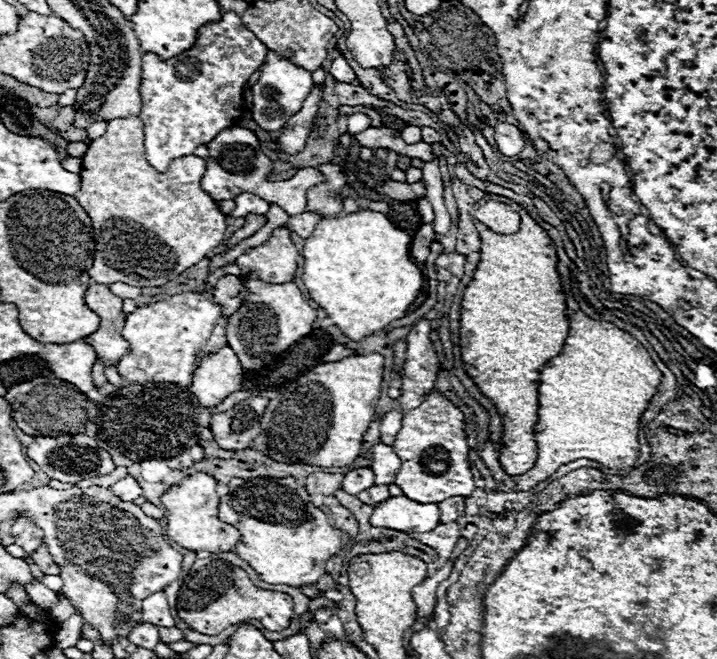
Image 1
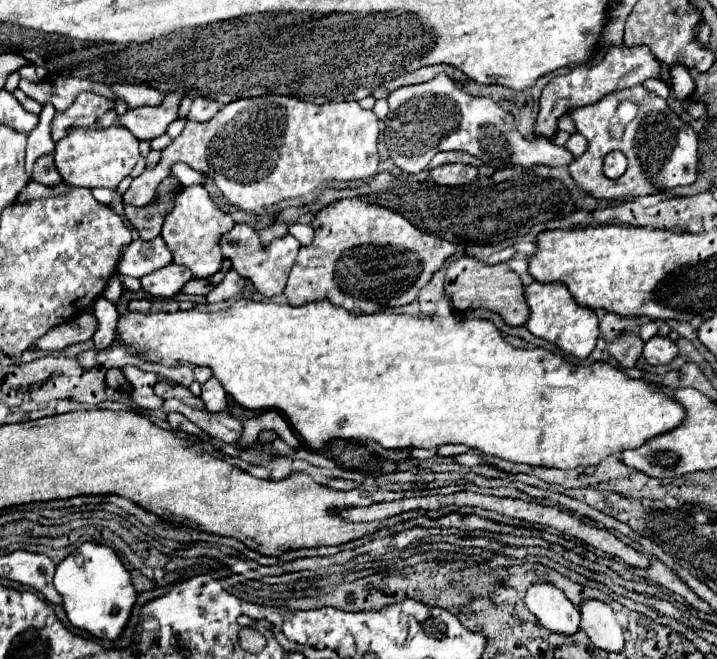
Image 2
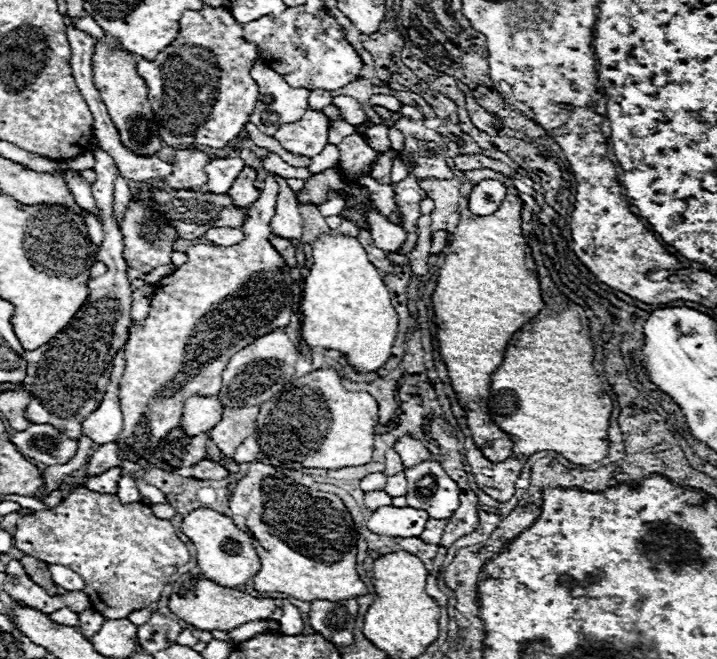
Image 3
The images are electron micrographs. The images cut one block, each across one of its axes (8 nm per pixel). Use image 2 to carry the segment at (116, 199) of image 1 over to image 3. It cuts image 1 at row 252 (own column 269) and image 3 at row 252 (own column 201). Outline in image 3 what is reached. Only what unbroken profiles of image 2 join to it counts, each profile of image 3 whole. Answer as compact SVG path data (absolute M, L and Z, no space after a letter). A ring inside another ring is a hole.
M130 202L126 216L120 224L122 236L124 236L124 260L126 260L126 274L128 274L128 282L152 272L156 266L164 266L170 262L170 254L174 252L174 240L176 240L176 230L170 228L168 224L160 222L160 220L152 220L152 208L142 202Z

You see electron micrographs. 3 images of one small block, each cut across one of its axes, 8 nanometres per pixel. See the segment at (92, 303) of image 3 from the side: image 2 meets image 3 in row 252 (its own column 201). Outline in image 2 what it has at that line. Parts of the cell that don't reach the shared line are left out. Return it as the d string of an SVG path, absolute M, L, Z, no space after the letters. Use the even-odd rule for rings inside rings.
M194 98L192 108L190 108L190 118L196 122L208 122L216 112L218 112L220 104L208 98Z

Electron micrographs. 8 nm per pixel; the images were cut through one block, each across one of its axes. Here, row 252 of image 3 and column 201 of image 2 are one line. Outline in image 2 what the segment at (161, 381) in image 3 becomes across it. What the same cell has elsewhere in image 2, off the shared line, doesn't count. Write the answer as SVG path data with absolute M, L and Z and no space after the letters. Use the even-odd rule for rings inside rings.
M182 186L174 196L174 206L164 218L162 238L170 248L174 262L190 268L194 278L210 278L222 268L220 238L234 228L232 216L216 208L204 186Z

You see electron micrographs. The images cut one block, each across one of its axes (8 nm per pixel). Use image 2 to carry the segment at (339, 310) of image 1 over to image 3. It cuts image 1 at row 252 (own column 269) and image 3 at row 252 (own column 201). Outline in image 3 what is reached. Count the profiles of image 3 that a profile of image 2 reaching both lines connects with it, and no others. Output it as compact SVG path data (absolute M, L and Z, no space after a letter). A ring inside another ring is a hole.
M320 234L312 242L312 258L314 264L308 270L304 280L304 296L302 296L302 338L312 348L332 348L342 352L348 364L358 374L376 372L390 358L390 350L394 346L394 338L398 332L398 316L394 306L390 304L390 292L376 270L376 266L368 260L362 244L352 236L330 236Z

